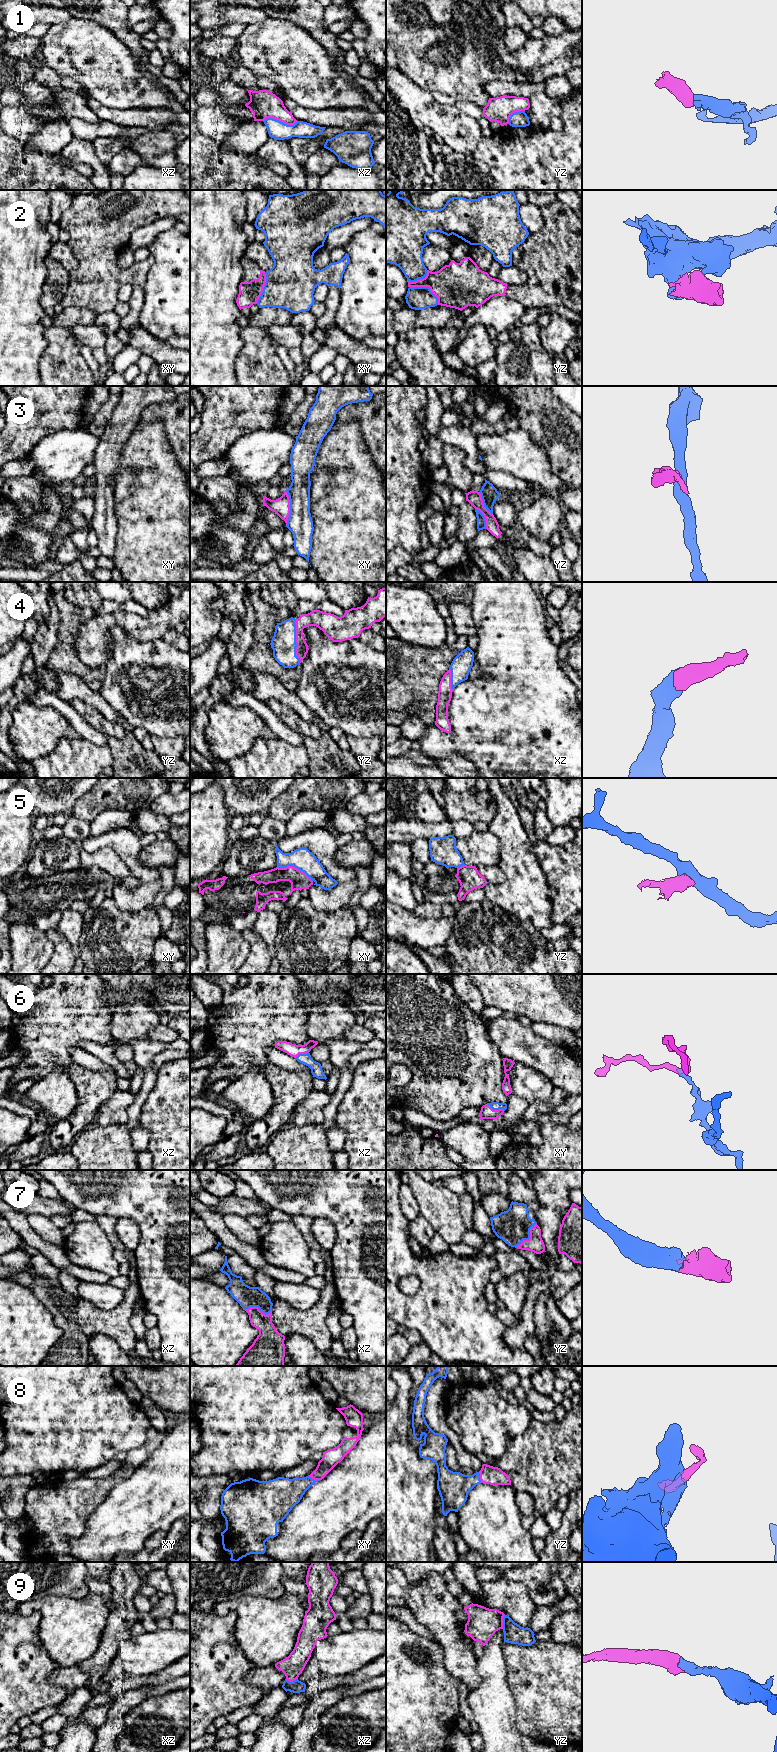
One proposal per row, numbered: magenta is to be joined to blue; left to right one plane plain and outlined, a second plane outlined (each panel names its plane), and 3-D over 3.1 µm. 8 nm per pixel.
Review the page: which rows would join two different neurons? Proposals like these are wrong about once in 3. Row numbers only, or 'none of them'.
1, 2, 3, 5

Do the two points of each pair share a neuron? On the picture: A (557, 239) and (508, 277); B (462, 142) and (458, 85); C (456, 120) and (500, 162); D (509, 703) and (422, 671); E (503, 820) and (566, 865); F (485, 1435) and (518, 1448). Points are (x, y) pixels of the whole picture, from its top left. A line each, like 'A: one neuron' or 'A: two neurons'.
A: two neurons
B: two neurons
C: two neurons
D: two neurons
E: two neurons
F: two neurons

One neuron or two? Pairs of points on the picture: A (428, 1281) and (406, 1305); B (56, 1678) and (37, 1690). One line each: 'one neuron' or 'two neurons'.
A: one neuron
B: two neurons

